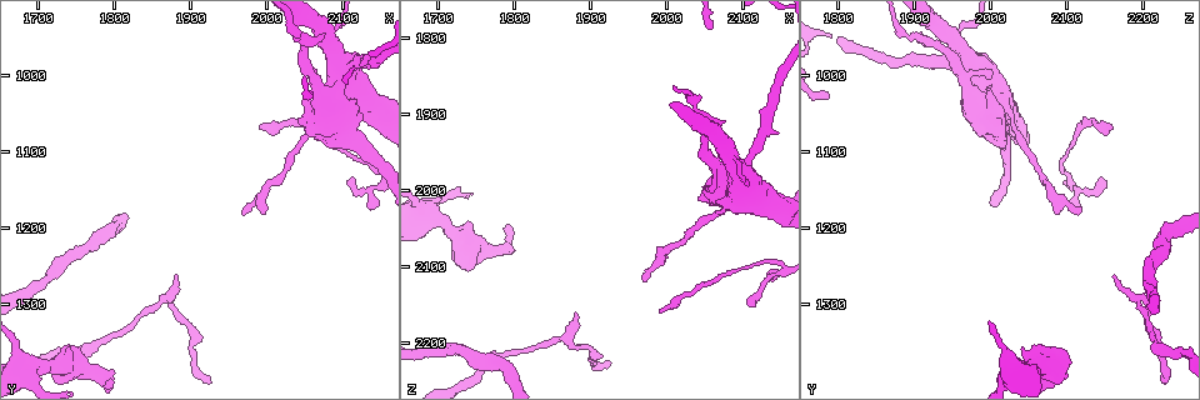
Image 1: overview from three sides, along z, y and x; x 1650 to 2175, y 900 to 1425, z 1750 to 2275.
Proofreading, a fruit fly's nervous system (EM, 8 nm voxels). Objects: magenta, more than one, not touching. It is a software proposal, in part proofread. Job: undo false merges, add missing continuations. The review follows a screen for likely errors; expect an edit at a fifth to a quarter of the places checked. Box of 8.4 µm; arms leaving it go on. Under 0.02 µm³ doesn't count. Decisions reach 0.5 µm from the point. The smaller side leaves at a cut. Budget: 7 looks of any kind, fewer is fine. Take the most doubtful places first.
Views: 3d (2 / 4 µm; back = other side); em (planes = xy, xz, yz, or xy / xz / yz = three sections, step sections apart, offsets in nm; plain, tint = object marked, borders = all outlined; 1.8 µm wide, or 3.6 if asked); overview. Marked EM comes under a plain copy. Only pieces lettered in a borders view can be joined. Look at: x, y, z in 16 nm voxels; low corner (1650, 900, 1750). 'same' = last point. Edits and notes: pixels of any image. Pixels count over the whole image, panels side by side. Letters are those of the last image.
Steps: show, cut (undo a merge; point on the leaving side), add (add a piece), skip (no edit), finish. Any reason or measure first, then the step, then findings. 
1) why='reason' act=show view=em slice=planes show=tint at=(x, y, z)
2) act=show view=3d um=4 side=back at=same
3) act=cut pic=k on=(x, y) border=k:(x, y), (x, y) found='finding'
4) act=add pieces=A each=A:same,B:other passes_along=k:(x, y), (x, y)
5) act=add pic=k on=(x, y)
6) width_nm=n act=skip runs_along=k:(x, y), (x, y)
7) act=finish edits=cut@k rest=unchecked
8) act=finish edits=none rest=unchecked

why='an open end' act=show view=em slice=xz step=4 show=tint at=(2130, 1175, 2110)

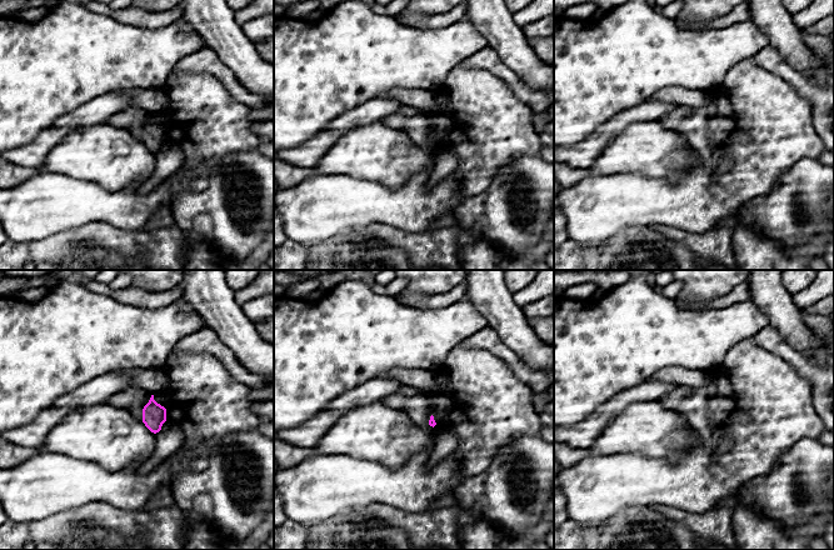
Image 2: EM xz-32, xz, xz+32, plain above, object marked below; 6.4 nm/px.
act=show view=em slice=planes show=borders at=same

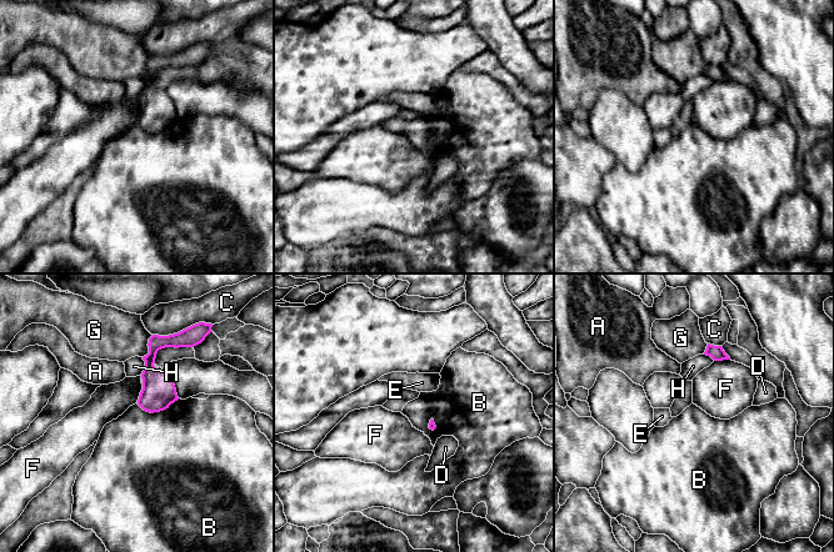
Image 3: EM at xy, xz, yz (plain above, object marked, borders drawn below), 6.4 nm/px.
act=skip each=A:other,B:other,C:other,D:other,E:other,F:other,G:other,H:other border=3:(179, 399), (153, 412), (136, 404) found='no lettered piece goes on from it'

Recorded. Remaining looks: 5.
why='small branch off a trunk' act=show view=em um=3.6 slice=xy step=16 show=tint at=(1685, 1395, 2020)

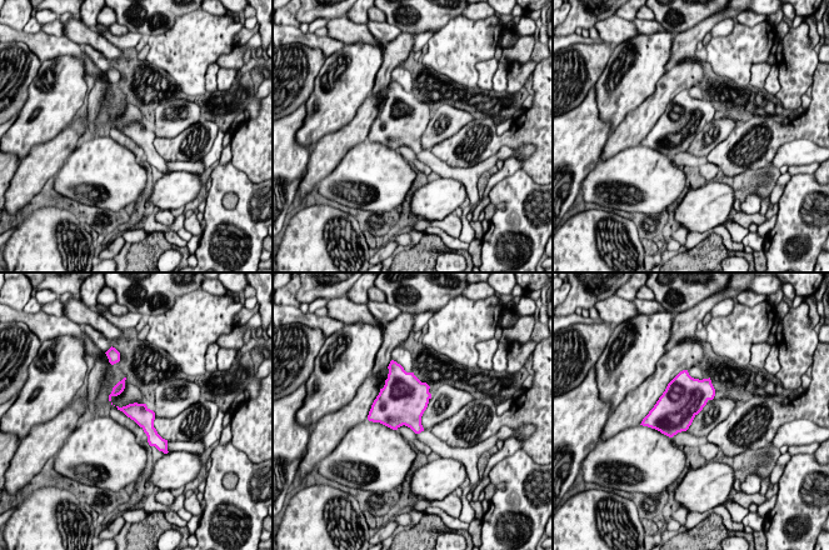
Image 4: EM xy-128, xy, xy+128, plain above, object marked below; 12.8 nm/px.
why='what lies round it' act=show view=em um=3.6 slice=xy step=16 show=borders at=same

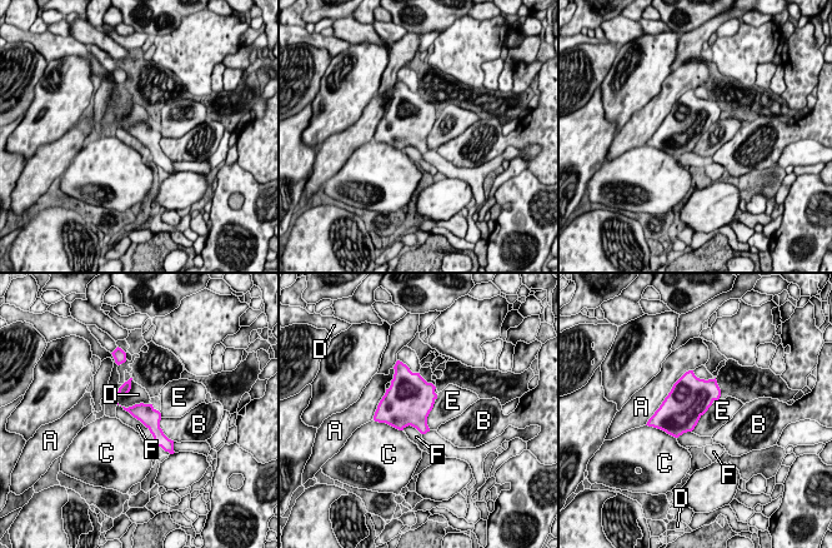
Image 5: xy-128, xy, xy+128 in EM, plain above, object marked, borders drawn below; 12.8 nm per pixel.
longest_contact=A:600nm act=skip each=A:other,B:other,C:other,D:other,E:other,F:other border=5:(435, 402), (427, 417), (429, 429) found='one cell here'

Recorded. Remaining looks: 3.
why='thin end' act=show view=em um=3.6 slice=planes show=borders at=(1880, 1260, 2165)

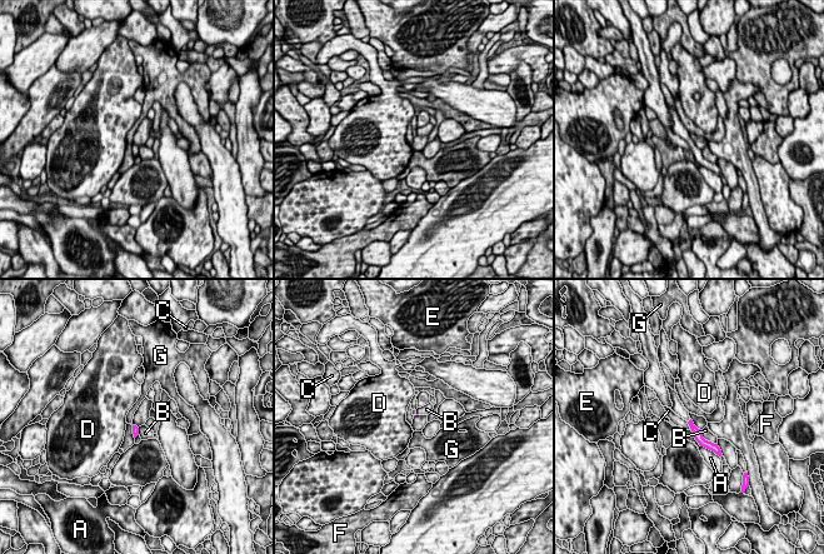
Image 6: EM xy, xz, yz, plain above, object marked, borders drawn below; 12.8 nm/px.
act=skip each=A:other,B:other,C:other,D:other,E:other,F:other,G:other border=6:(690, 418), (700, 430) found='none of them fits'

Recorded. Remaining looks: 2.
act=finish edits=none rest=unchecked

